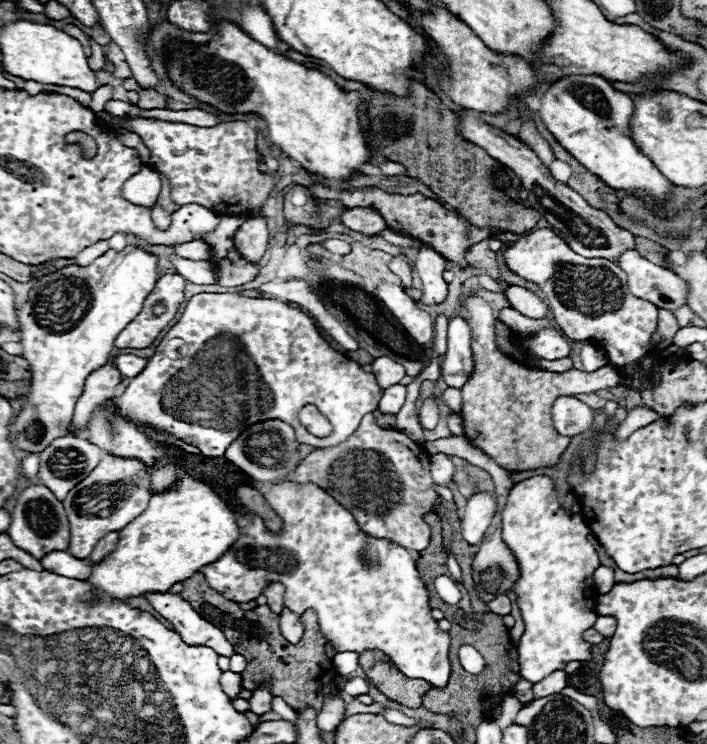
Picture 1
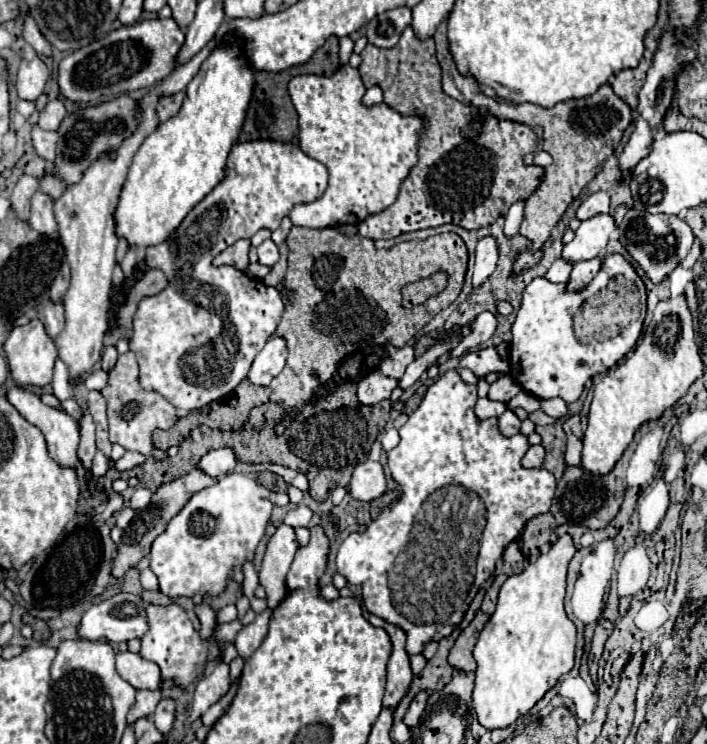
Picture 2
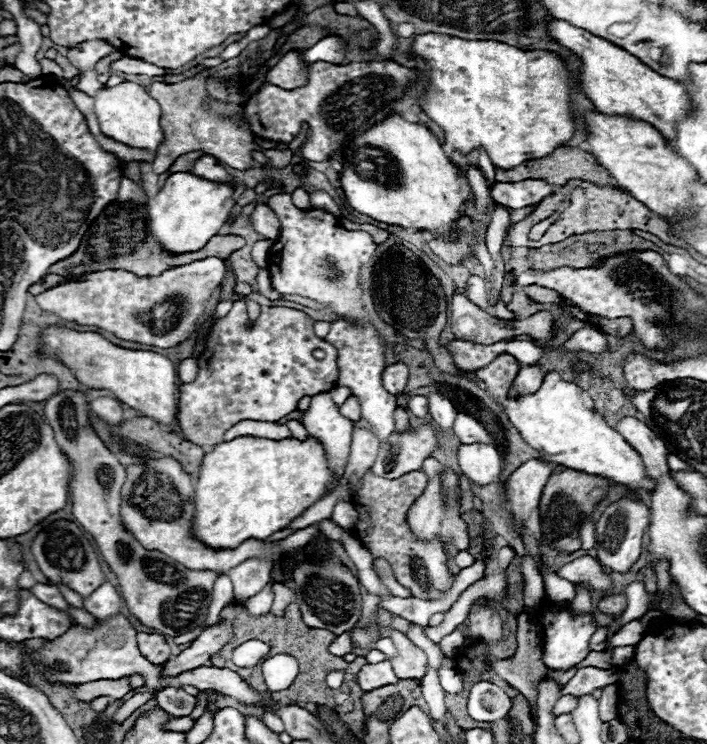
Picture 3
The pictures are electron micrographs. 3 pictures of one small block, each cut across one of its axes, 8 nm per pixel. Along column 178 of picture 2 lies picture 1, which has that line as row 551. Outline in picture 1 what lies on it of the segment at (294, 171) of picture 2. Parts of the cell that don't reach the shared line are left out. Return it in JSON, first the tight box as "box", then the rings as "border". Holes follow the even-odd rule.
{"box":[202,482,450,688],"border":[[[312,482],[270,484],[262,488],[262,494],[282,518],[282,530],[270,532],[258,516],[250,512],[236,512],[240,536],[216,562],[202,568],[208,586],[224,598],[240,604],[256,600],[268,584],[280,582],[286,588],[286,608],[296,616],[302,616],[306,610],[314,610],[324,638],[336,652],[378,648],[388,654],[396,668],[408,678],[428,680],[436,688],[446,688],[450,678],[450,636],[438,628],[438,622],[430,614],[428,590],[416,570],[412,554],[390,540],[364,534],[354,516]]]}

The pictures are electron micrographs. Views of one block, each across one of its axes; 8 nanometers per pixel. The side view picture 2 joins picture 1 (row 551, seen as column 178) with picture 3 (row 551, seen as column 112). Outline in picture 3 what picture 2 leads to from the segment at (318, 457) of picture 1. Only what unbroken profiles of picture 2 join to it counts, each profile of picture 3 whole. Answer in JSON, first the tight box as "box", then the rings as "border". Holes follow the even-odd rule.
{"box":[352,470,454,600],"border":[[[368,470],[364,474],[362,488],[354,494],[354,500],[352,500],[358,512],[358,522],[354,524],[352,534],[372,554],[374,560],[384,558],[392,566],[396,580],[402,586],[410,588],[414,596],[422,600],[432,600],[432,598],[438,598],[442,592],[446,592],[452,586],[454,578],[448,574],[442,542],[440,540],[432,540],[432,542],[418,540],[406,522],[410,506],[424,492],[426,484],[428,484],[428,478],[422,470],[416,470],[396,480],[380,478],[372,474],[372,470]]]}

